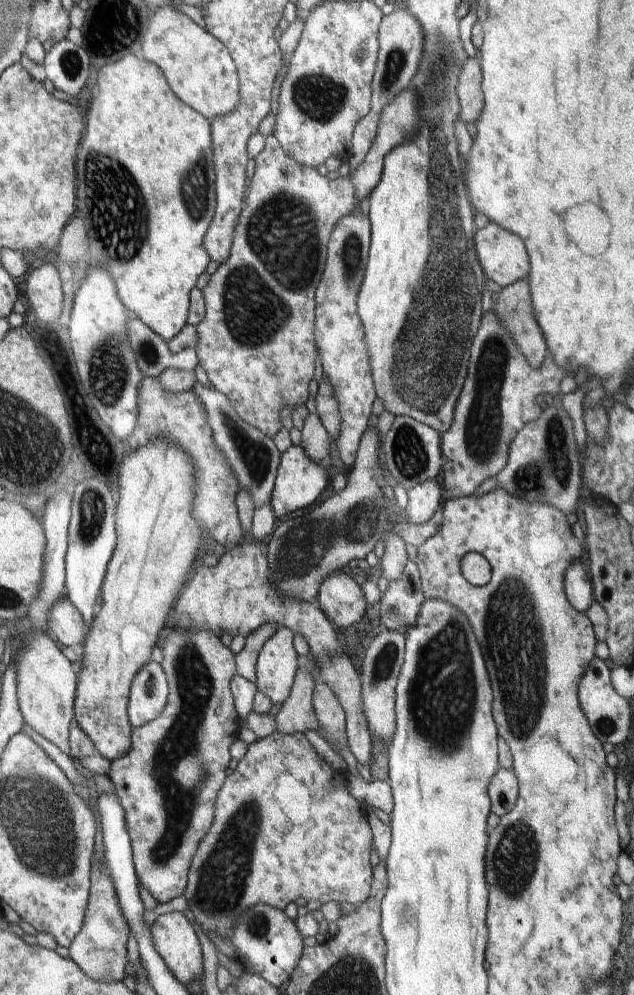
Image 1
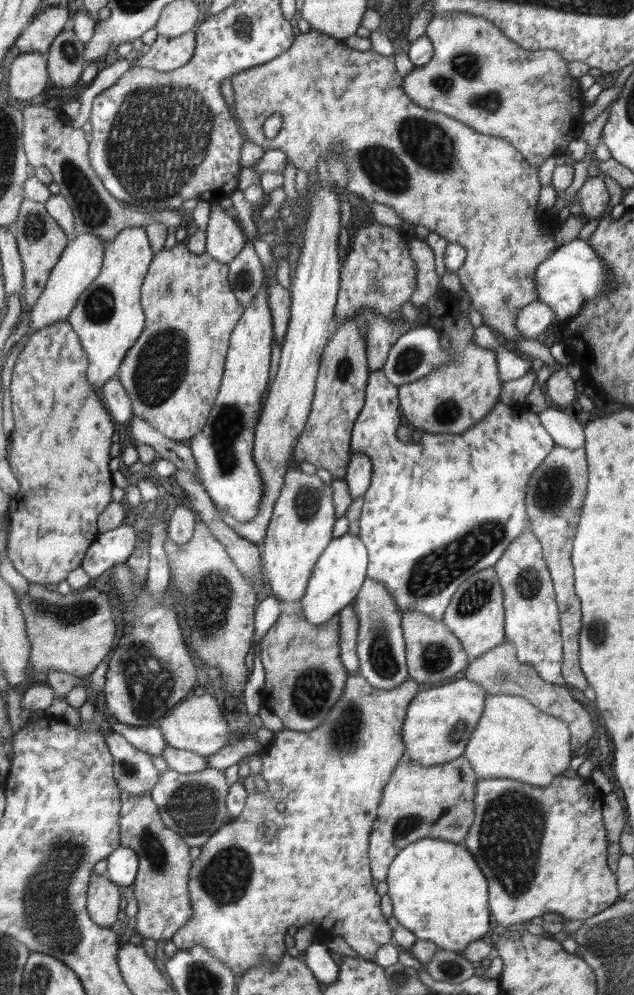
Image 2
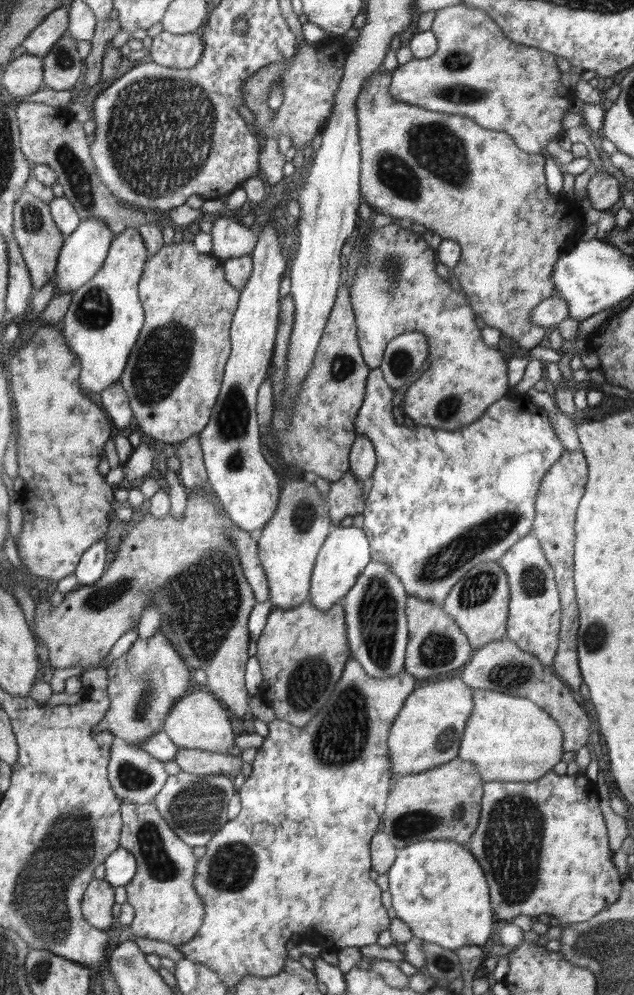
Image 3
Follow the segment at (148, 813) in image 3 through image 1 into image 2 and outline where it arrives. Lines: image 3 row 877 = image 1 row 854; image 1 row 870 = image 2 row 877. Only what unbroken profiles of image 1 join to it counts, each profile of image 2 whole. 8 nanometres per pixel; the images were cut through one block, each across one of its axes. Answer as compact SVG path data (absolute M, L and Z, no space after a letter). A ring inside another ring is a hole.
M121 792L120 841L121 846L134 850L139 867L133 882L133 895L138 913L132 925L146 939L170 941L172 935L190 922L194 909L190 900L188 881L192 866L190 847L160 819L158 808L149 794L130 796Z

